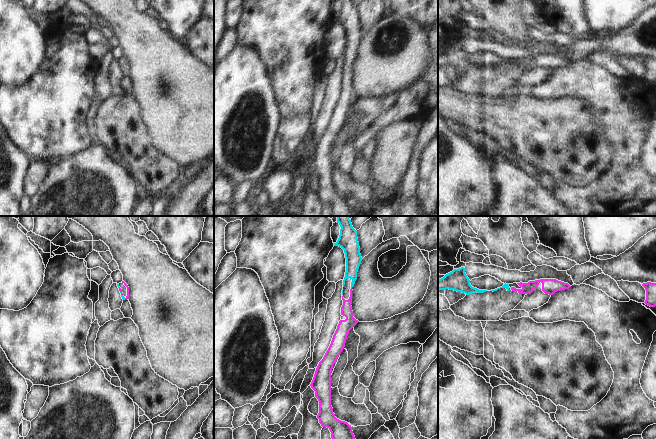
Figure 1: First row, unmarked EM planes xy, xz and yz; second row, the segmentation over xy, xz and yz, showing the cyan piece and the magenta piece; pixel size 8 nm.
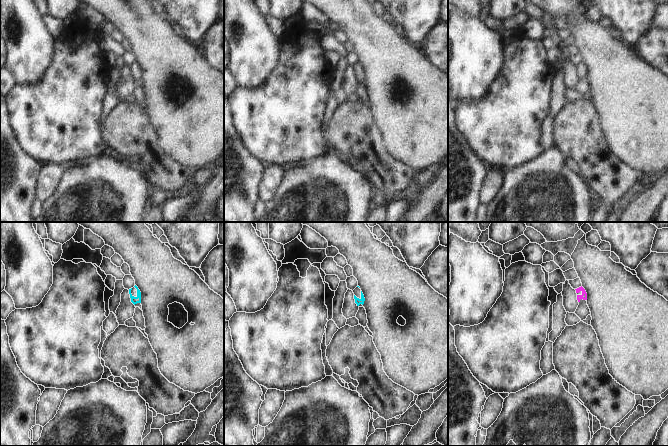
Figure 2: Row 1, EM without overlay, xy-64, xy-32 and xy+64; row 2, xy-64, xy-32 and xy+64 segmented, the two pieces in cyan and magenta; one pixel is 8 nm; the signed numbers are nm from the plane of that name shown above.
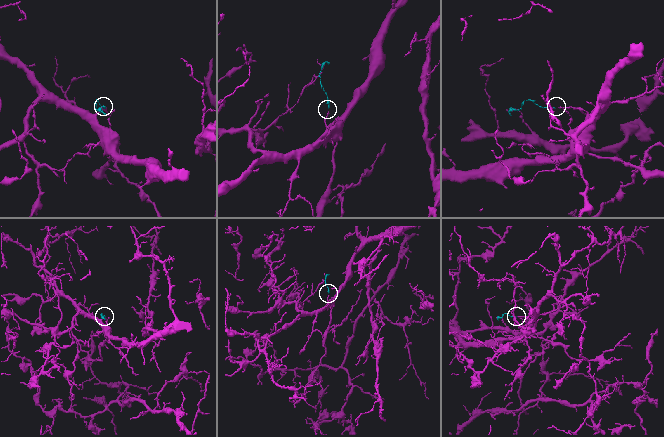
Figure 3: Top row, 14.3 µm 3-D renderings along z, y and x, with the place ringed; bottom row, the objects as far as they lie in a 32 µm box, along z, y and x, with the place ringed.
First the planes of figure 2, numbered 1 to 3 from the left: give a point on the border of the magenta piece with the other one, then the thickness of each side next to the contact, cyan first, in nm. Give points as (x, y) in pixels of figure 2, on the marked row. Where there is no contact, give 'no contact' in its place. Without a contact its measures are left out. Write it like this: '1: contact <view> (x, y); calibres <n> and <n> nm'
1: no contact
2: no contact
3: no contact

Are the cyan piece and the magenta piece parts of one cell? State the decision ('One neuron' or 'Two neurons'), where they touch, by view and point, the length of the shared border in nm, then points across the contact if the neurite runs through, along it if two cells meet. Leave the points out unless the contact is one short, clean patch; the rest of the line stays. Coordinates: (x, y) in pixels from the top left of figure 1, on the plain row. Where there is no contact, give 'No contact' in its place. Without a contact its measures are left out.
One neuron. No contact.

